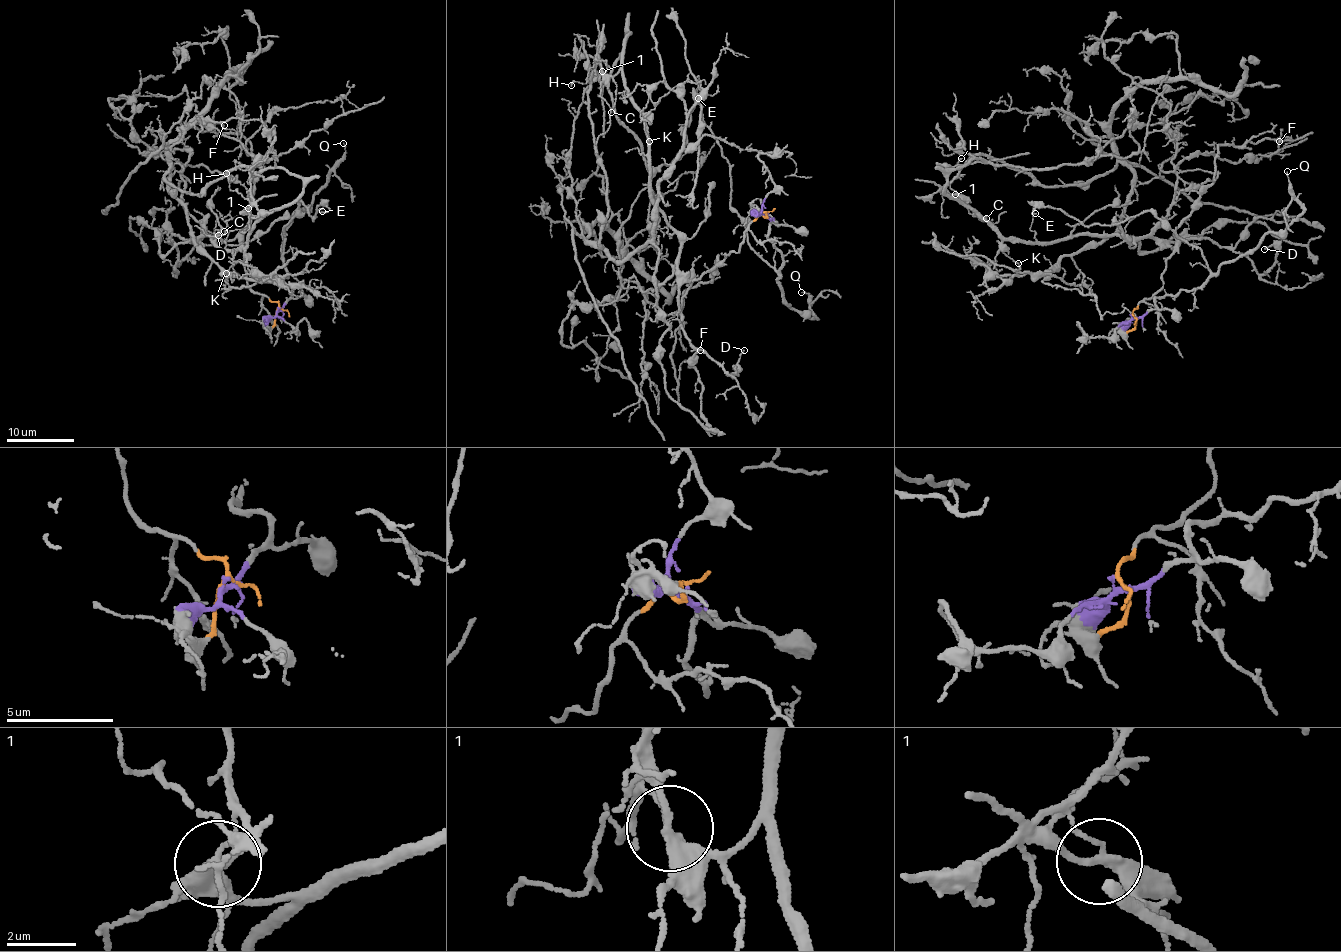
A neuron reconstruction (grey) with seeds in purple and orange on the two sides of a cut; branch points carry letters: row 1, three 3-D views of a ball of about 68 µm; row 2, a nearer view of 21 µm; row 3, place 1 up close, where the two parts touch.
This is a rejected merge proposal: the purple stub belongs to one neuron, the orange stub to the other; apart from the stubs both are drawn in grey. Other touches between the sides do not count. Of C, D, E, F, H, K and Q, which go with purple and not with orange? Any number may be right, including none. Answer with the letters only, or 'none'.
E, Q

